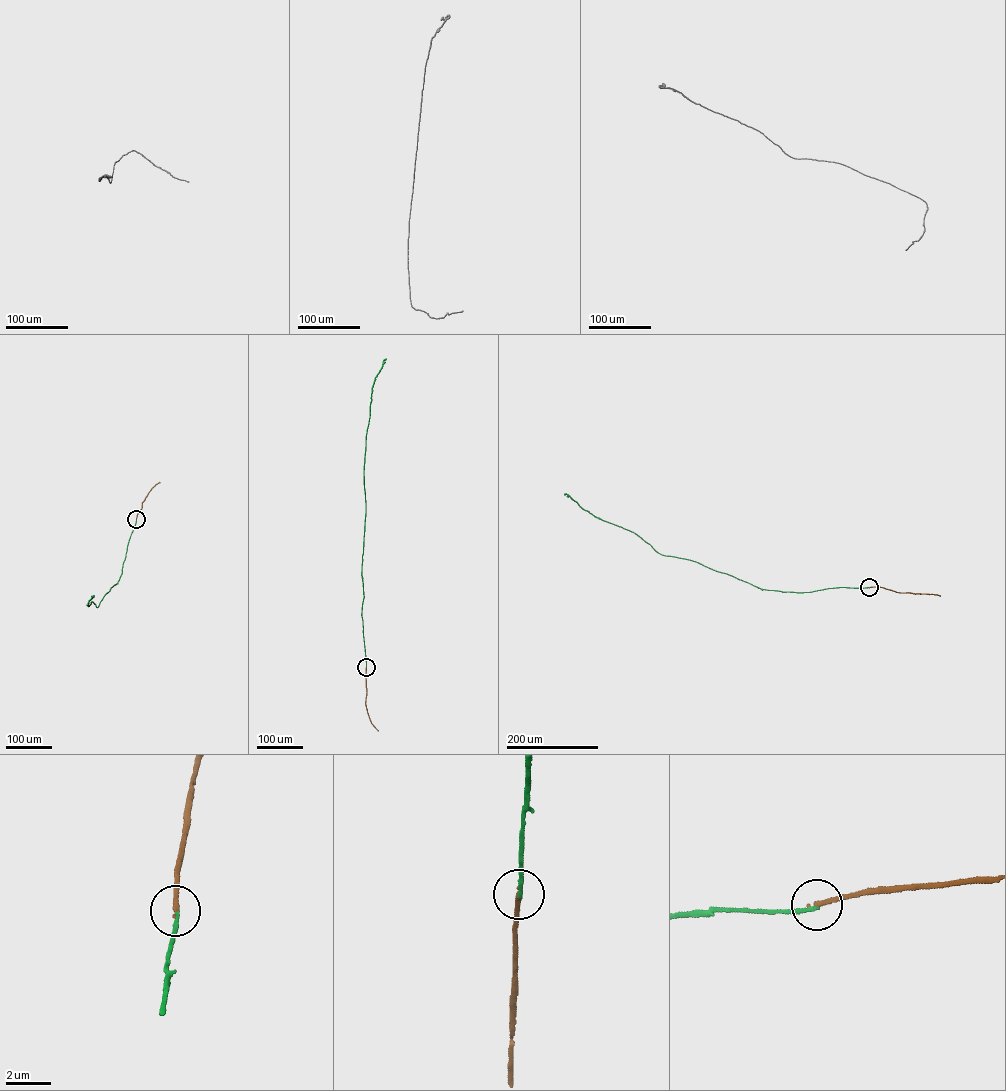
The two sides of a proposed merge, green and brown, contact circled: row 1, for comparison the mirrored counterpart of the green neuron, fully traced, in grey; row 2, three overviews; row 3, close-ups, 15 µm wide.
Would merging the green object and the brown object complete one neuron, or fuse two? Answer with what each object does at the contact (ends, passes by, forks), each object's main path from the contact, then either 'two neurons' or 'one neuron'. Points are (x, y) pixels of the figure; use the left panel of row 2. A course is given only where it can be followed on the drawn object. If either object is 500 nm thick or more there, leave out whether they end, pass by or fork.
green ends there; brown ends there; green runs (136, 519), (119, 580), (97, 607), (92, 601), (88, 606), (94, 595); brown runs (136, 519), (146, 497), (159, 482); two neurons

